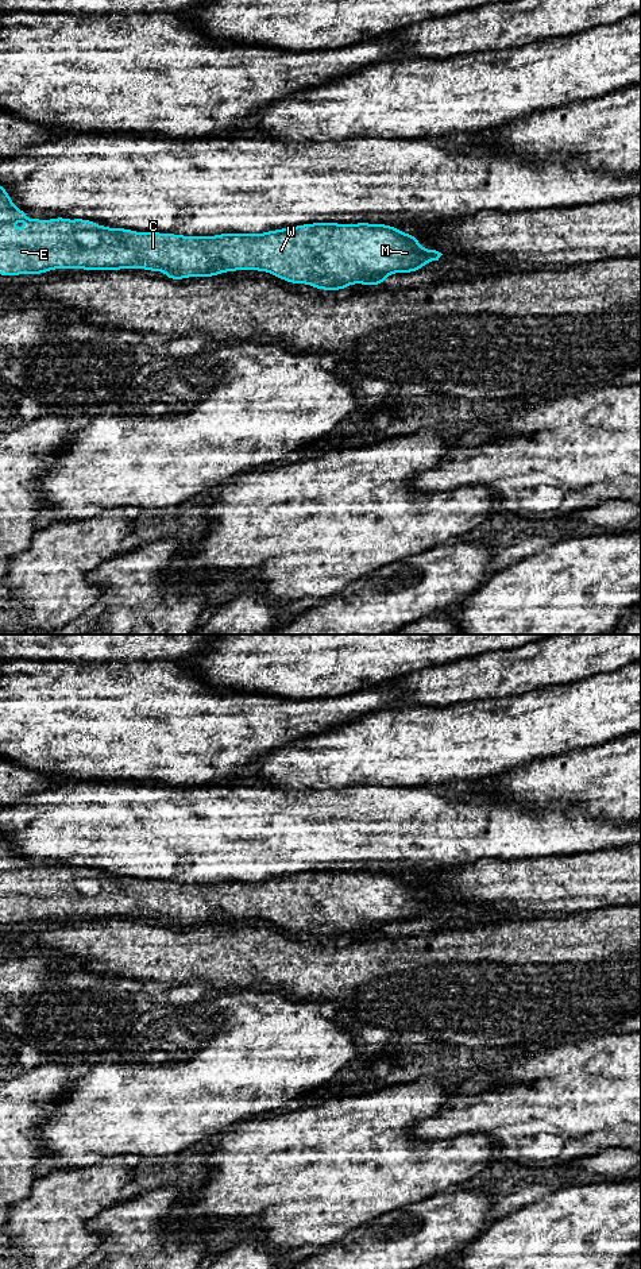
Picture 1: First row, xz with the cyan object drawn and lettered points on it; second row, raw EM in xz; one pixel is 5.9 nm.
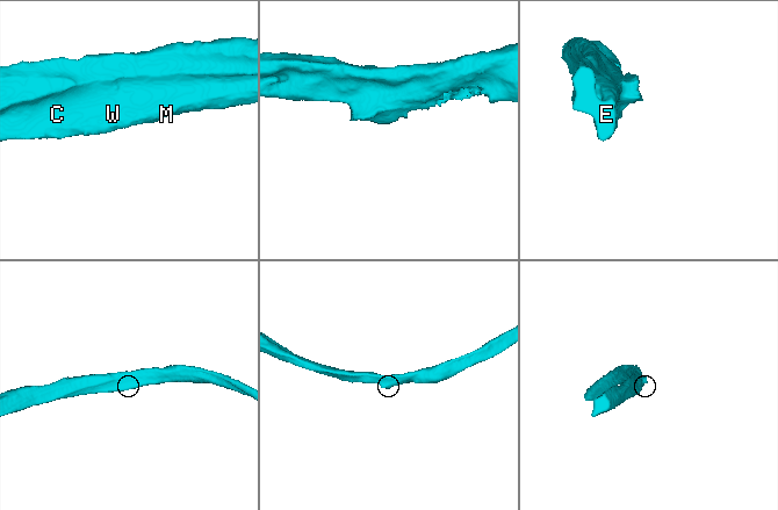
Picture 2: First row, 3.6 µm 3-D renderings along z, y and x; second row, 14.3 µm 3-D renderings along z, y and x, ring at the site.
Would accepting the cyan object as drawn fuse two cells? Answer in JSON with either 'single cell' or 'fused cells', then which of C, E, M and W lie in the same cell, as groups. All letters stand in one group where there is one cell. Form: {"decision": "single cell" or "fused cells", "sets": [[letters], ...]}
{"decision": "single cell", "sets": [["C", "E", "M", "W"]]}

